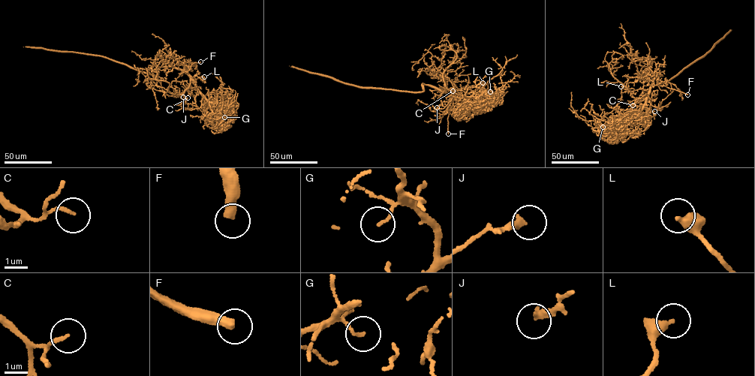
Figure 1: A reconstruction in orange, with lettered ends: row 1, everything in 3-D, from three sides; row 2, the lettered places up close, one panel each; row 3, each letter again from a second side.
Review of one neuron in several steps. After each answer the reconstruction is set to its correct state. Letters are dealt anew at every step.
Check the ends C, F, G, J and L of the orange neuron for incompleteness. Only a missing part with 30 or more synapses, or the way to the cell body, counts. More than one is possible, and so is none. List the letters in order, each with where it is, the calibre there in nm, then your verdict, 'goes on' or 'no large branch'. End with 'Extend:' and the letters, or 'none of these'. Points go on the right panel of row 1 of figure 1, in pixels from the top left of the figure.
C: place (633, 105); calibre 130 nm; no large branch
F: place (687, 94); calibre 400 nm; goes on
G: place (603, 127); calibre 120 nm; goes on
J: place (654, 111); calibre 320 nm; no large branch
L: place (621, 86); calibre 440 nm; no large branch
Extend: F, G

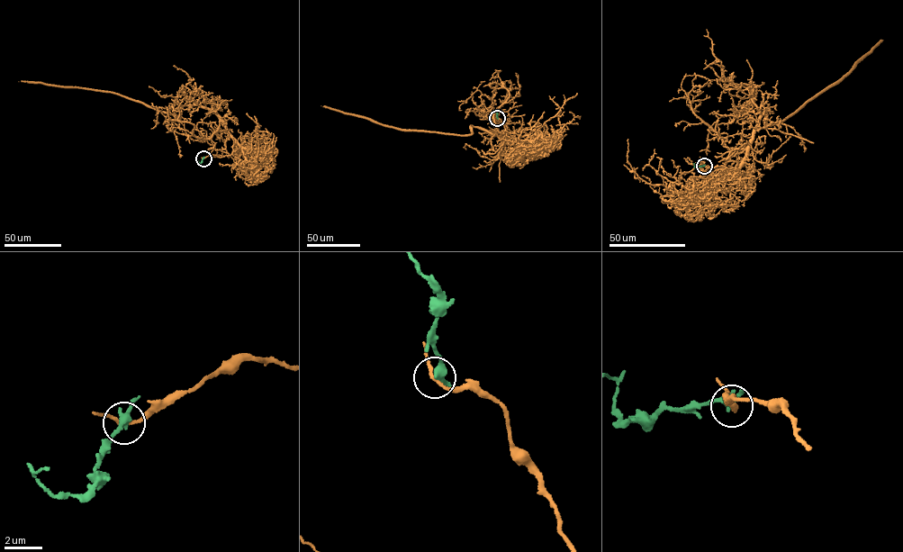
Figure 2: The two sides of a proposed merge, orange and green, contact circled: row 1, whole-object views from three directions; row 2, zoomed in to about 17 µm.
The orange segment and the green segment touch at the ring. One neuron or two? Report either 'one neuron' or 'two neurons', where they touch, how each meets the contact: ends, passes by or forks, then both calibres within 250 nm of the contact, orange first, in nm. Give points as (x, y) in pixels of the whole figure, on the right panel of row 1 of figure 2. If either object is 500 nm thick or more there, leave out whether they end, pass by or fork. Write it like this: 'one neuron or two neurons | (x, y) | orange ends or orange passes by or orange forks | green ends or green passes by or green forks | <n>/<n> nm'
two neurons | (704, 166) | orange passes by | green passes by | 160/360 nm

